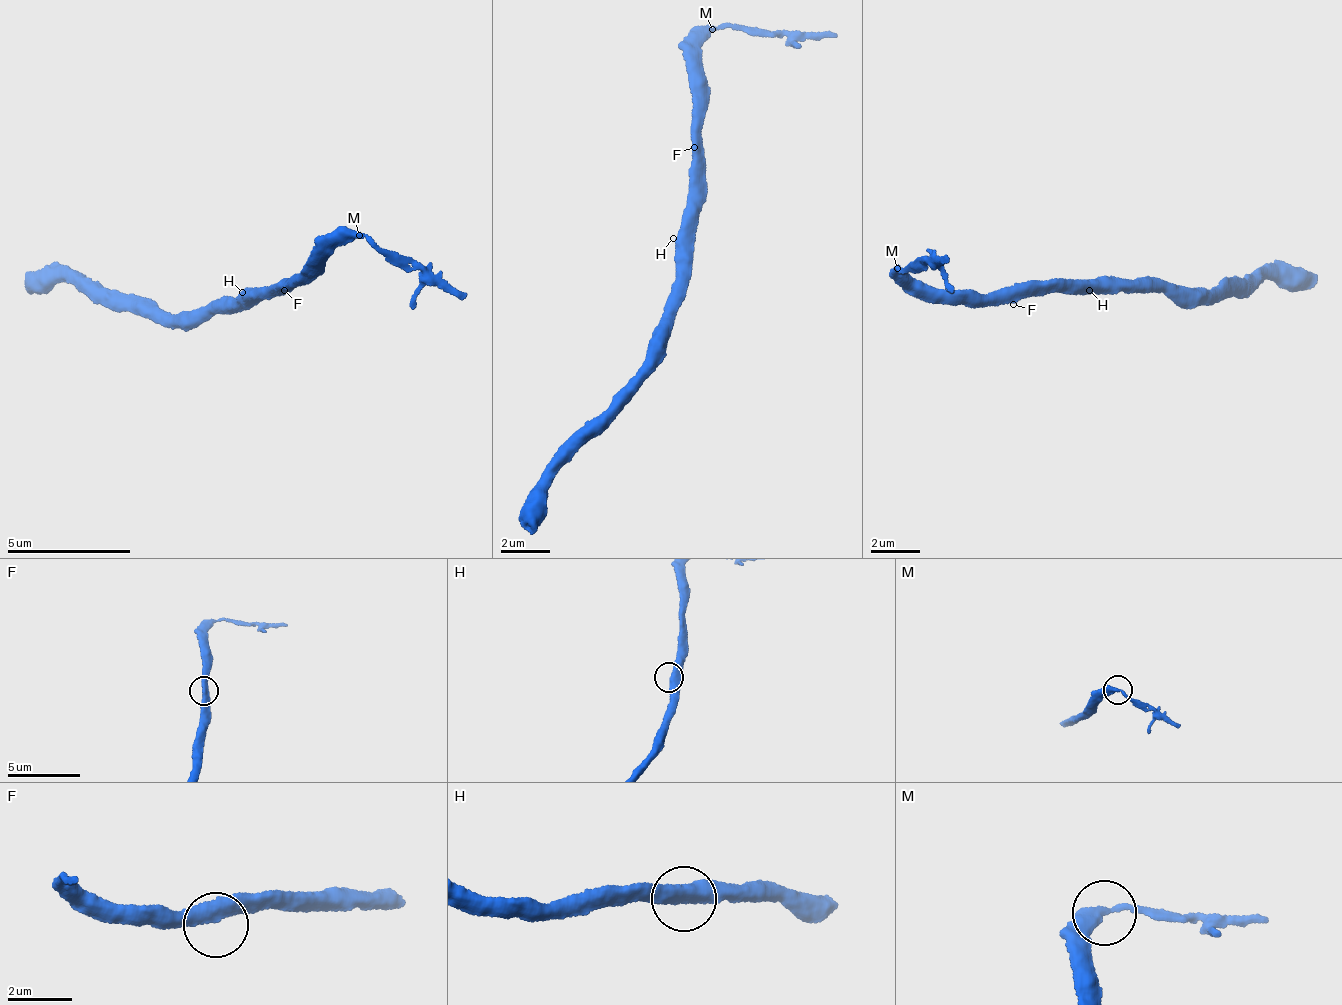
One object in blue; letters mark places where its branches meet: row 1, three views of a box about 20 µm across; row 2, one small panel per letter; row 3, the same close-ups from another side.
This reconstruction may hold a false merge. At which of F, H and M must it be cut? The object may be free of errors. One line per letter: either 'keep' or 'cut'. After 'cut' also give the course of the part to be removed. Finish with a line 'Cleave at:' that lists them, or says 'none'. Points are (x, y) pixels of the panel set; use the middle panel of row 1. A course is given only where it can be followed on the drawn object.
F: keep
H: keep
M: cut; course (711, 30), (792, 38), (836, 34)
Cleave at: M

